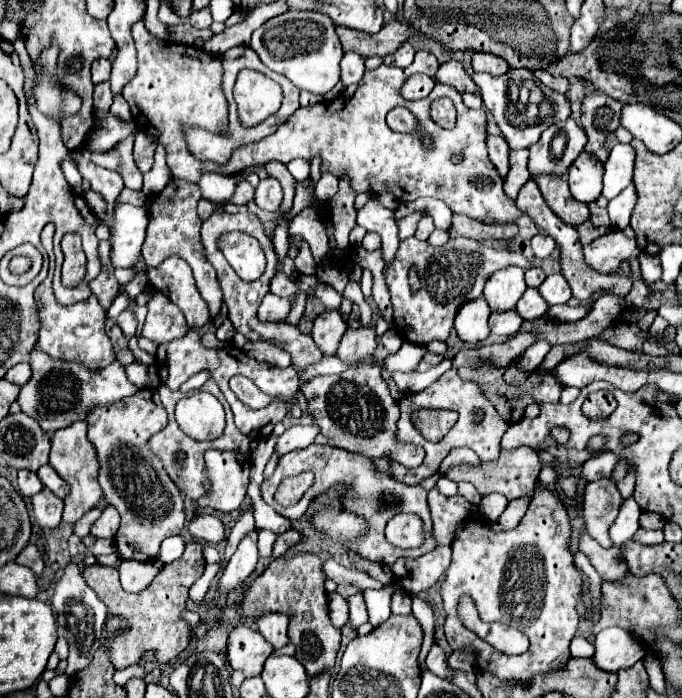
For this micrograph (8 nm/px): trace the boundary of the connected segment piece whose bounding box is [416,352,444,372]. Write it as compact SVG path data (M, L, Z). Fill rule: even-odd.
M426 352L426 354L424 354L424 358L420 360L420 364L416 366L416 370L418 370L418 372L420 372L420 370L424 372L424 370L428 370L430 366L440 364L440 362L442 362L442 358L444 358L444 356L440 356L440 354L430 354L430 352Z

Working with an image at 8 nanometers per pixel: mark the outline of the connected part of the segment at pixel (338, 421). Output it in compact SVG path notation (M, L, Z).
M364 364L350 368L340 376L320 376L306 382L302 392L308 400L308 412L334 446L366 458L384 458L406 468L416 468L424 462L425 451L421 446L398 442L396 422L400 418L400 408L398 402L390 398L390 390L380 372L378 366Z

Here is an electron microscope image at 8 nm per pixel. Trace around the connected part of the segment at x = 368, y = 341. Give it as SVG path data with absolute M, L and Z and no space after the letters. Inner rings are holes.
M380 316L373 329L371 328L348 328L348 332L344 334L340 346L338 346L338 358L348 362L348 364L356 364L362 358L374 356L376 350L376 337L383 335L390 329L390 324Z

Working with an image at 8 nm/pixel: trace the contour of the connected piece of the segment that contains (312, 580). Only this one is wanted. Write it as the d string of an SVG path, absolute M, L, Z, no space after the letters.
M298 554L294 558L284 556L274 560L252 584L244 588L245 597L241 601L243 612L240 614L240 618L258 620L260 616L270 614L270 612L282 612L290 618L288 638L296 646L296 660L302 662L308 676L316 676L316 674L324 672L326 668L332 668L338 648L340 648L340 630L332 626L330 616L328 616L328 594L324 588L324 580L326 580L326 576L322 570L322 560L318 556L314 556L314 554Z

